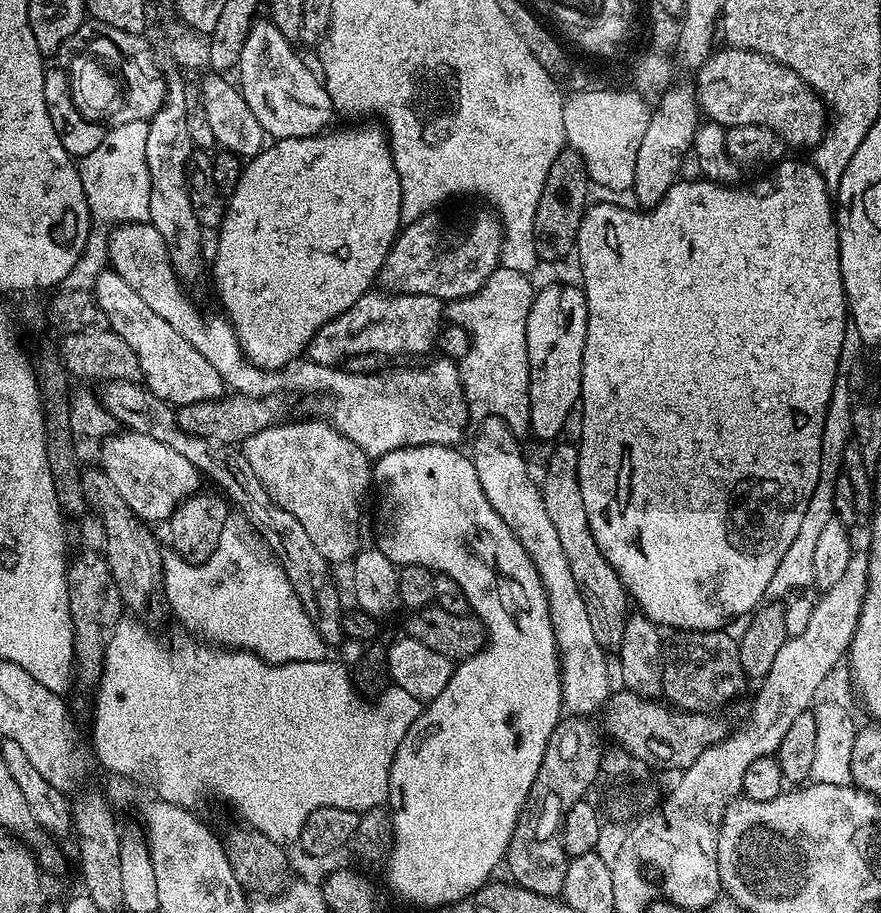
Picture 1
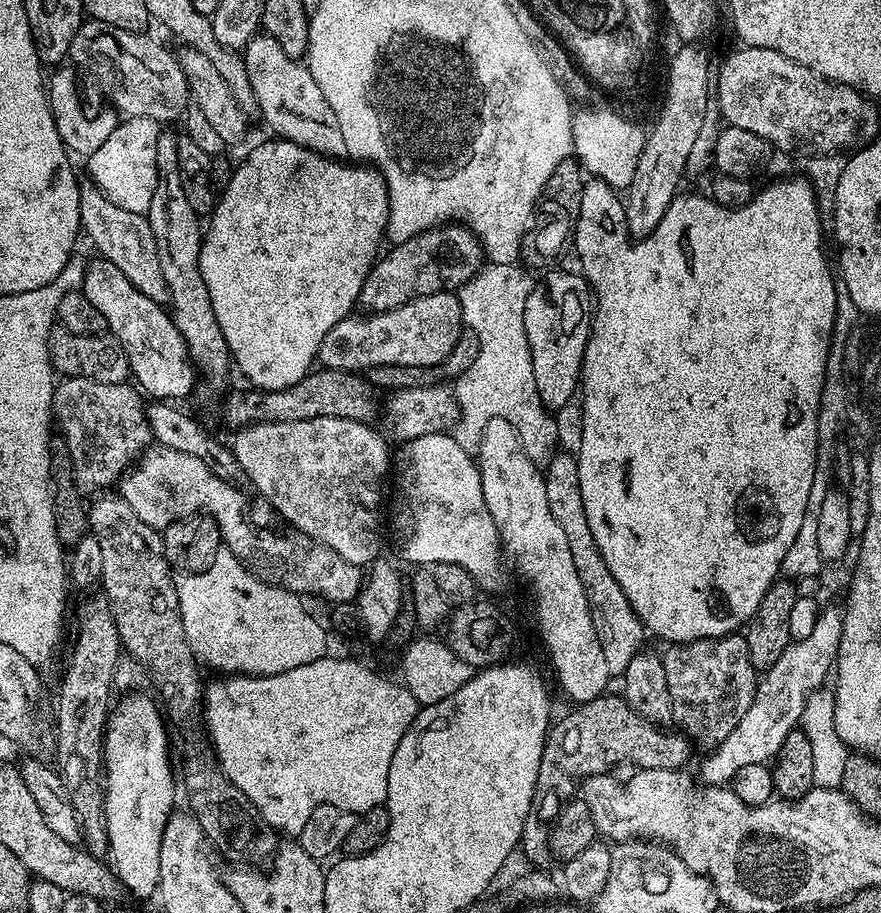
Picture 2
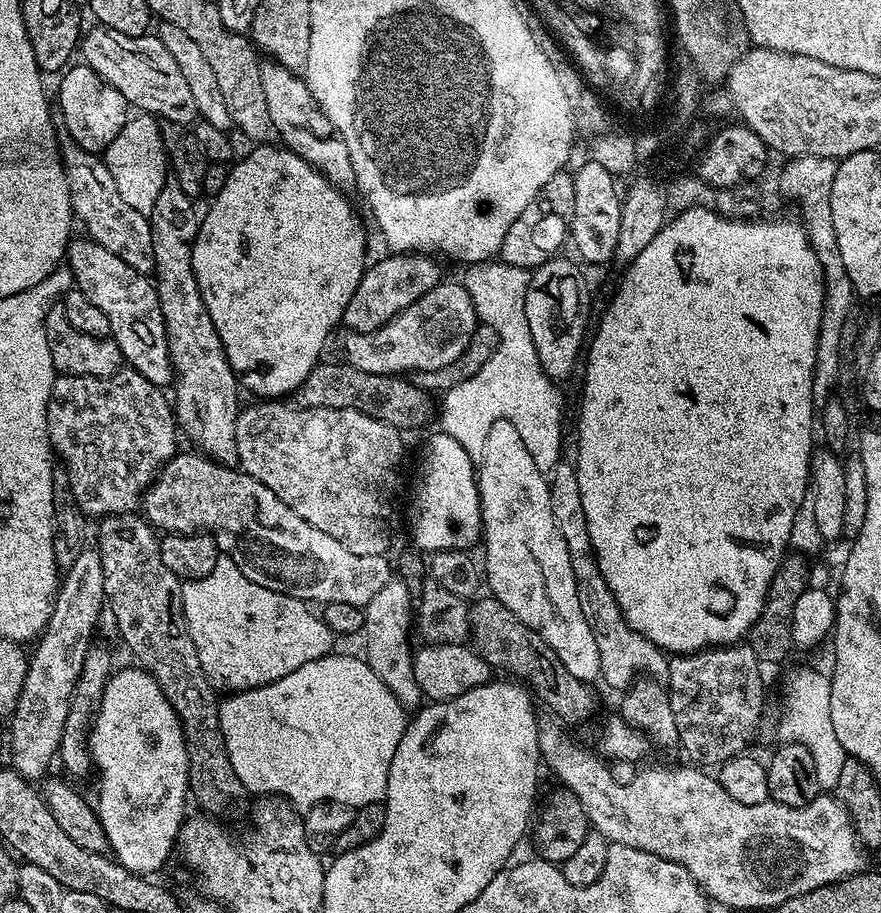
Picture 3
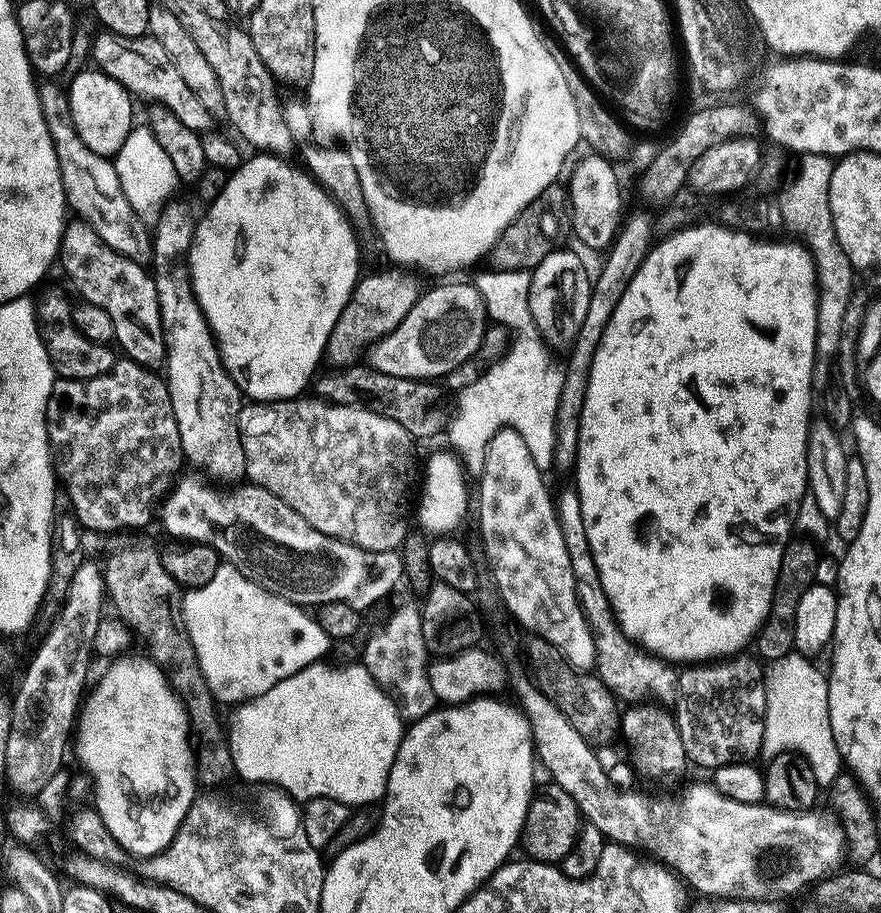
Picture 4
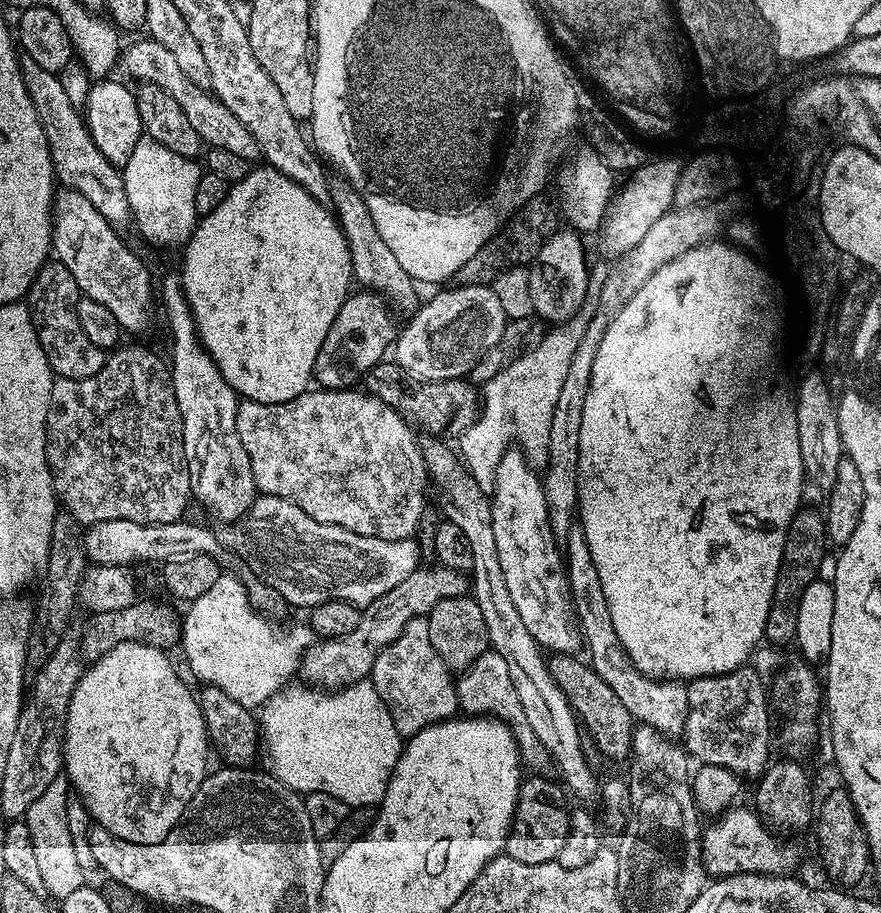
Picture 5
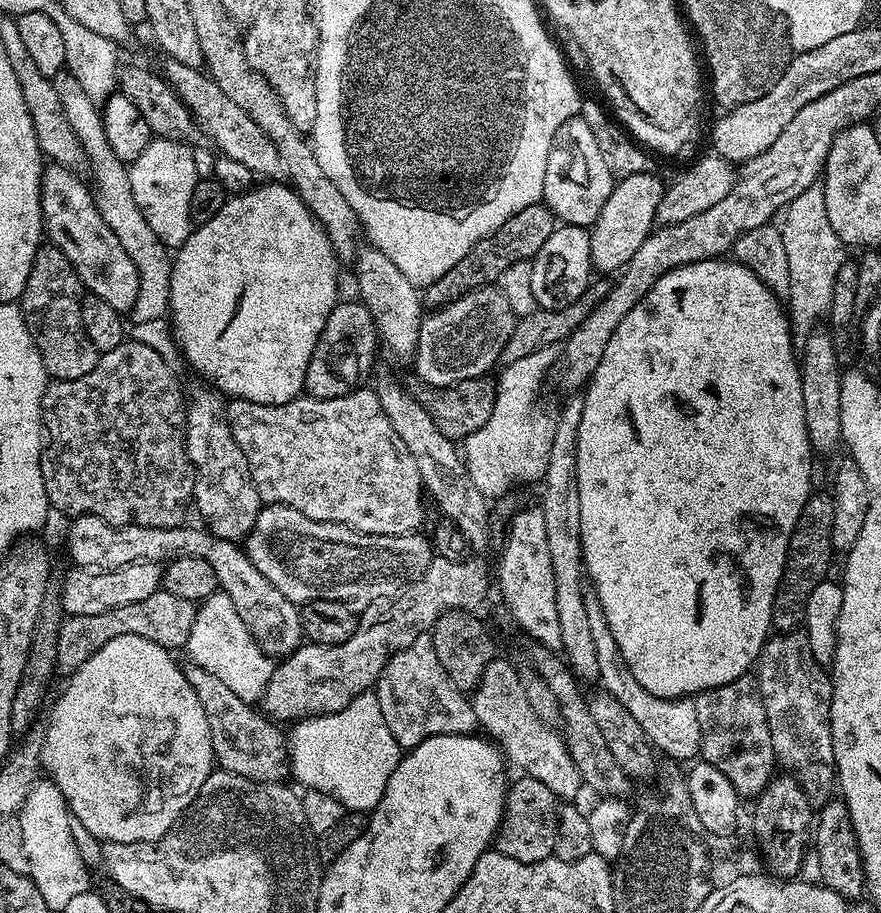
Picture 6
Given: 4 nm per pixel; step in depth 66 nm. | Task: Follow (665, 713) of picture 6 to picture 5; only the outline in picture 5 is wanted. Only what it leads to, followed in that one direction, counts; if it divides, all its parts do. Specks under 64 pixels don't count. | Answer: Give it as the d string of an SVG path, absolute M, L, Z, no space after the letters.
M579 526L570 530L566 541L566 567L574 620L586 645L586 652L588 648L587 659L592 669L614 690L615 696L619 697L636 722L654 726L654 730L664 736L683 737L688 713L688 689L683 683L674 680L653 680L650 676L643 676L630 662L622 642L618 642L618 634L614 634L614 618L610 618L610 606L606 606L606 590L602 590L594 558L590 558L590 546L586 546L584 529Z

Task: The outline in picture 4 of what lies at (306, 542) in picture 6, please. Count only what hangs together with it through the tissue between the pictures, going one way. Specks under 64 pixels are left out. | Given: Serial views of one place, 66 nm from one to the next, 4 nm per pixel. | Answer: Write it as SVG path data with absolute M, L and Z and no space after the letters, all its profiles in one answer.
M186 476L175 483L174 489L163 501L165 530L172 536L182 538L181 540L209 544L227 563L234 565L242 574L246 574L246 578L290 602L301 606L346 602L355 608L367 610L371 604L378 603L383 596L390 595L395 590L396 583L404 576L404 564L400 561L399 551L362 550L350 542L322 534L314 530L314 526L310 526L310 522L306 522L302 514L286 506L282 498L270 494L270 490L260 487L255 482L235 487L229 496L223 496L222 493L212 489L215 487L211 483Z

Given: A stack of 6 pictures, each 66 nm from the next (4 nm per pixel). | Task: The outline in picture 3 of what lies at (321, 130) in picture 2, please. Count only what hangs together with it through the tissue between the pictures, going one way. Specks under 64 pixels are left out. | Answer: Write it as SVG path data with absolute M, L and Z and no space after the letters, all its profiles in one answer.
M271 58L261 63L260 73L262 74L262 90L266 90L266 104L270 106L272 125L284 138L283 147L289 152L298 154L306 162L310 162L335 188L355 189L354 162L350 162L350 150L346 150L346 142L335 134L319 136L318 133L311 132L307 128L312 115L317 115L318 112L312 99L312 92L308 89L307 79L303 75L292 72L286 66L277 64Z

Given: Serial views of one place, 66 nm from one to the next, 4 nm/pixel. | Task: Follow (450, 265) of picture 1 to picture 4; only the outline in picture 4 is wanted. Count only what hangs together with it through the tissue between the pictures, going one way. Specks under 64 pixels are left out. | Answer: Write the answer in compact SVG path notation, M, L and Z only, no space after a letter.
M392 271L396 272L374 272L370 276L364 274L356 281L356 288L352 291L350 302L346 302L346 310L342 310L342 314L338 314L338 322L334 322L334 330L330 330L326 360L327 363L332 363L329 365L331 365L333 369L341 370L353 367L353 365L359 361L356 359L358 359L363 352L365 355L373 344L378 343L381 338L392 333L398 326L398 322L402 322L402 318L406 318L406 314L410 314L414 302L420 297L422 285L415 280L417 277L413 275L411 271Z

